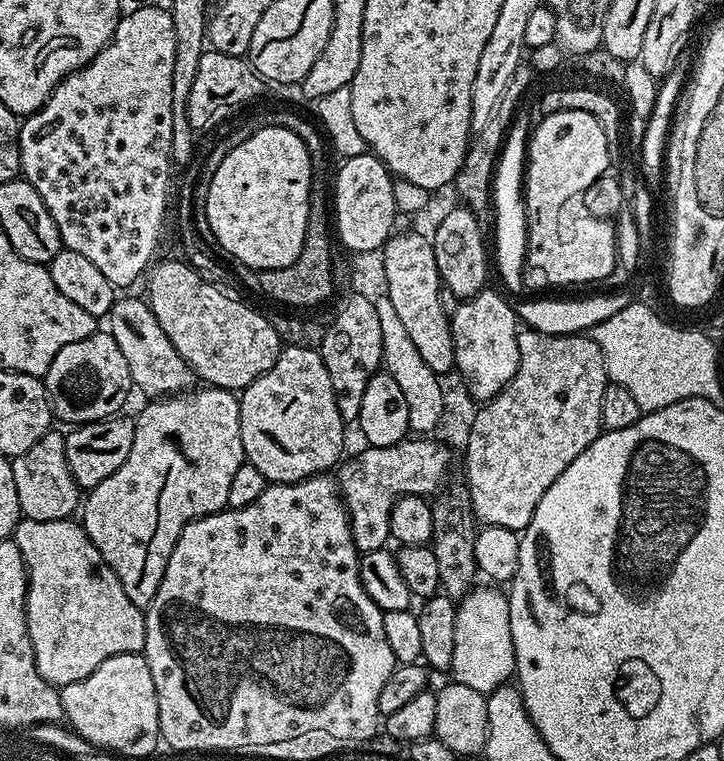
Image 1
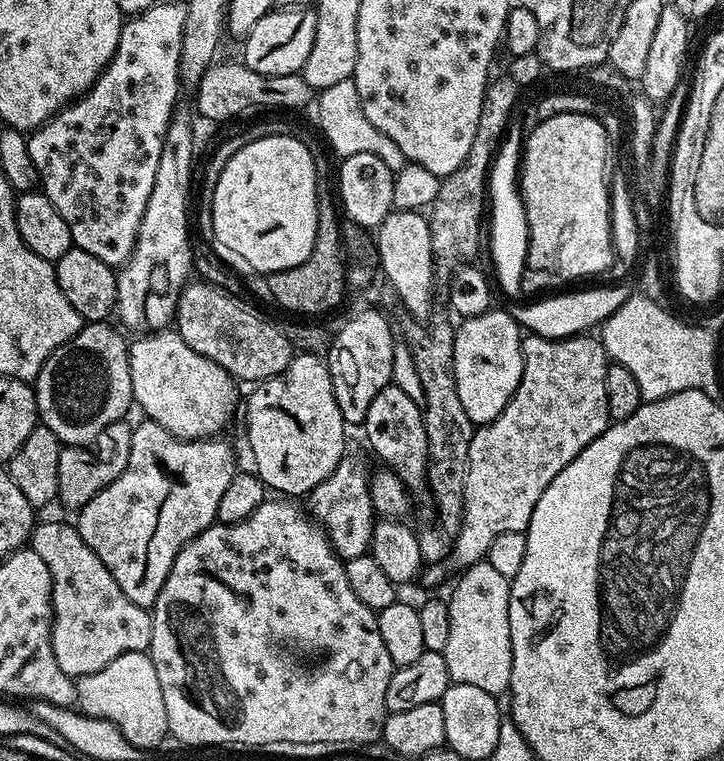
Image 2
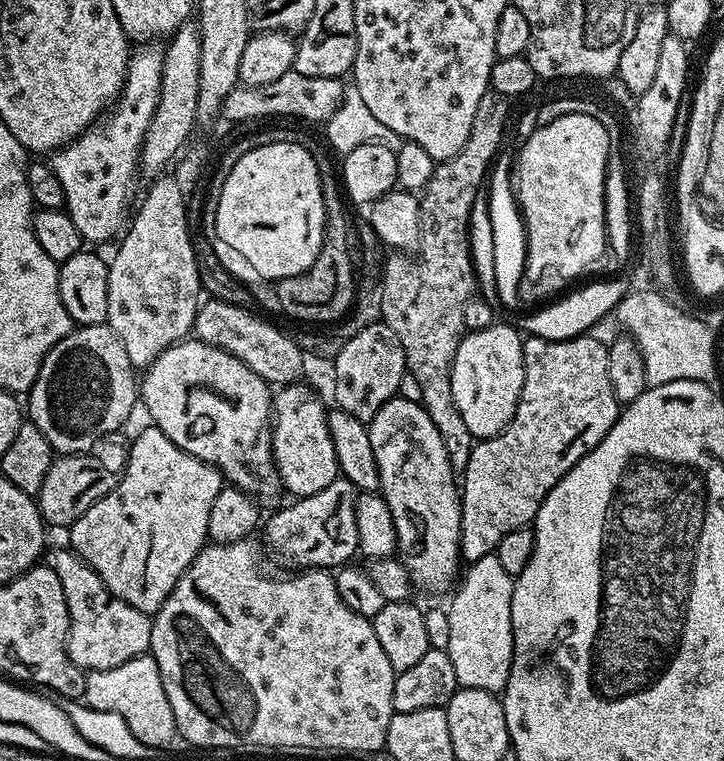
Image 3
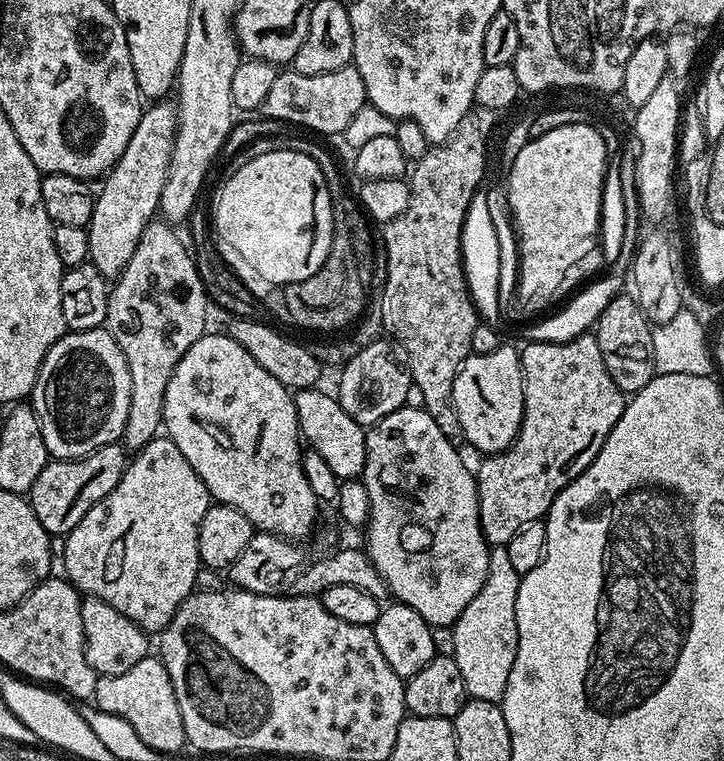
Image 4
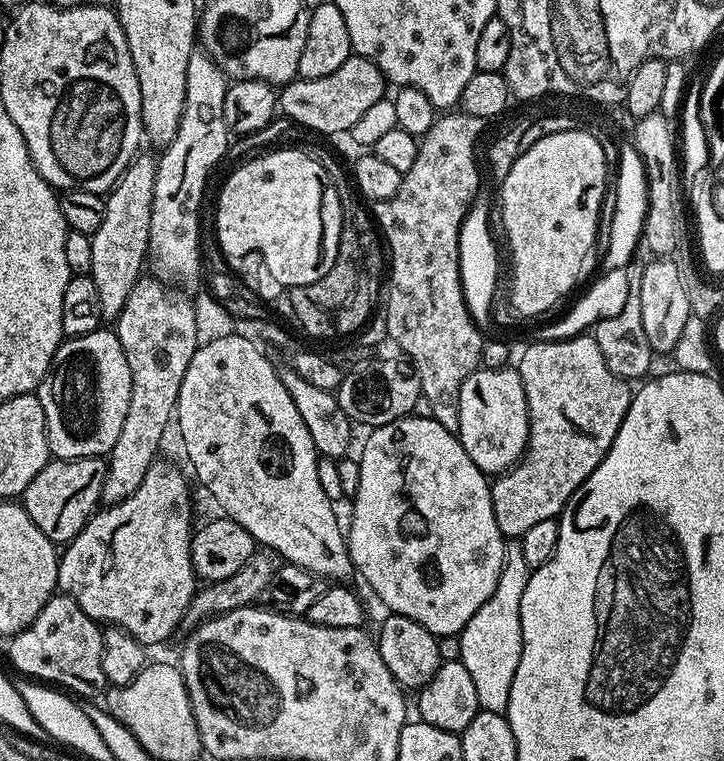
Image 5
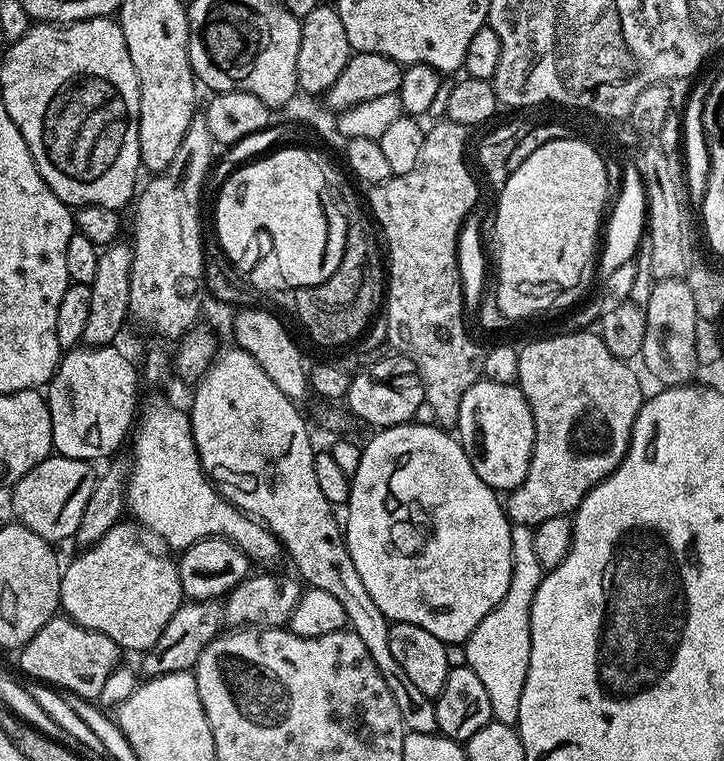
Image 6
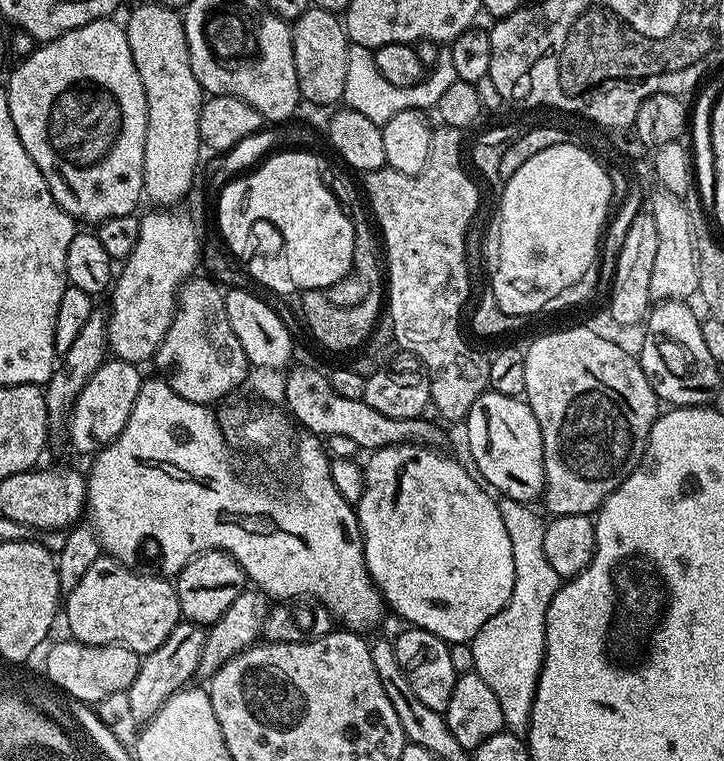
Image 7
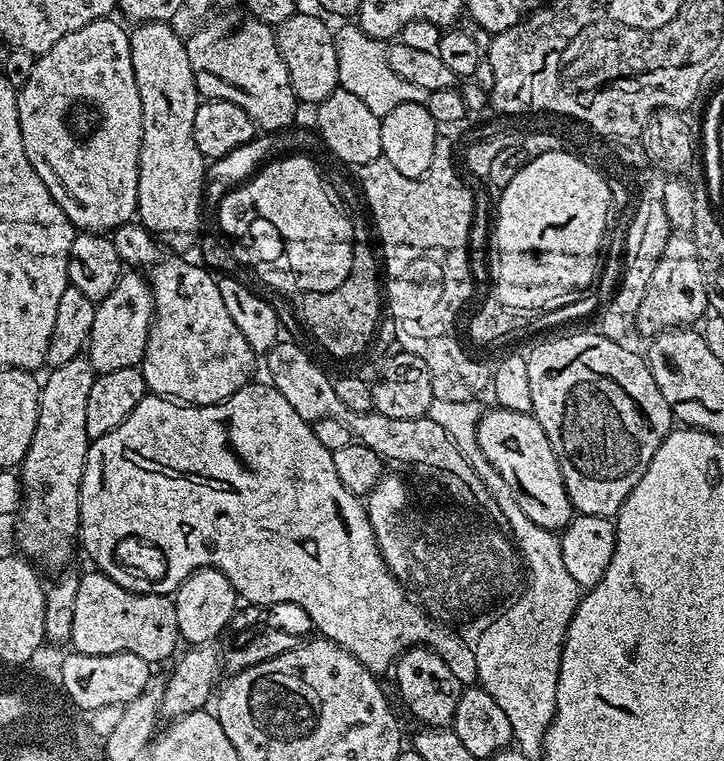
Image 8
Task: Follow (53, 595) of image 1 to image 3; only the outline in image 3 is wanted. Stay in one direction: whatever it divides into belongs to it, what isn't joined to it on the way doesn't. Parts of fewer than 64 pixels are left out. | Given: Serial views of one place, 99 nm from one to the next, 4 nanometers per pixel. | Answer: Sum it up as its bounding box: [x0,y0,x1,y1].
[47,547,153,673]

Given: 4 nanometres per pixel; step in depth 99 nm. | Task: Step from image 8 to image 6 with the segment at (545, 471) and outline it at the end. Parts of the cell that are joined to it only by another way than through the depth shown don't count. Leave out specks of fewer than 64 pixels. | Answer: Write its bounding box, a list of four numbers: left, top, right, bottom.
[456,378,536,494]

